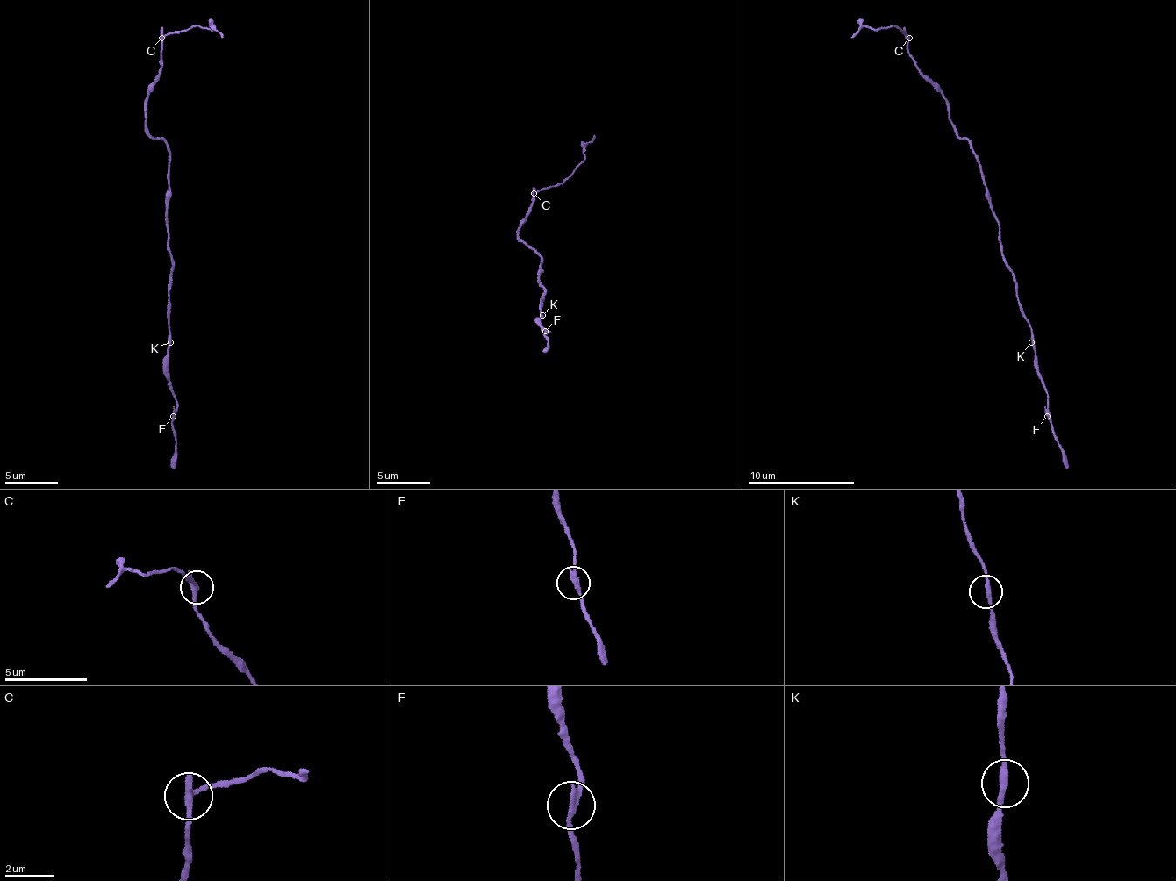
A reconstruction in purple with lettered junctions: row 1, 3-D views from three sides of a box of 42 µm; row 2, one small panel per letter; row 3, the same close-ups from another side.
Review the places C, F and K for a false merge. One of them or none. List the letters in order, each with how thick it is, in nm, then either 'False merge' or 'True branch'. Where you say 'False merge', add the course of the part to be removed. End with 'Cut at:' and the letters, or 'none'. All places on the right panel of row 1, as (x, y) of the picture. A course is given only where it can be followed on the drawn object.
C: Thickness 280 nm. False merge. Course of the part to remove: (909, 38), (899, 27), (875, 30), (862, 27), (851, 38)
F: Thickness 280 nm. True branch
K: Thickness 280 nm. True branch
Cut at: C

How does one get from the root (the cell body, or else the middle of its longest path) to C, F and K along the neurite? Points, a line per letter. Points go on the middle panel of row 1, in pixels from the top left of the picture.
C: (542, 270), (542, 260), (519, 238), (519, 225), (532, 206), (534, 193)
F: (542, 270), (540, 283), (545, 289), (545, 297), (540, 323), (548, 331), (545, 331)
K: (542, 270), (540, 273), (540, 283), (545, 289), (542, 315)

